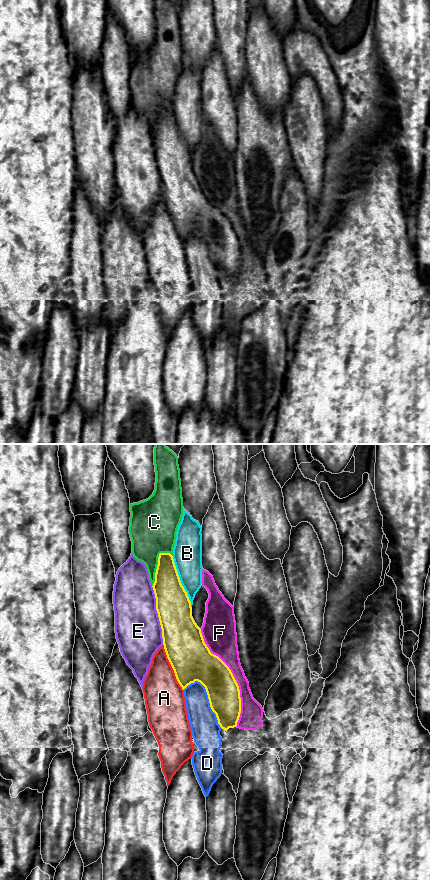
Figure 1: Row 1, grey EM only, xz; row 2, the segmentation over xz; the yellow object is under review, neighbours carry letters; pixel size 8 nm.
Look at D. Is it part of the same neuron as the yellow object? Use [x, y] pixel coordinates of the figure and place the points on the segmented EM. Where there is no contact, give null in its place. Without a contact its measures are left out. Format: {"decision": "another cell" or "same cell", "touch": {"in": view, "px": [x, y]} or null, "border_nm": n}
{"decision": "another cell", "touch": {"in": "xz", "px": [209, 700]}, "border_nm": 460}

